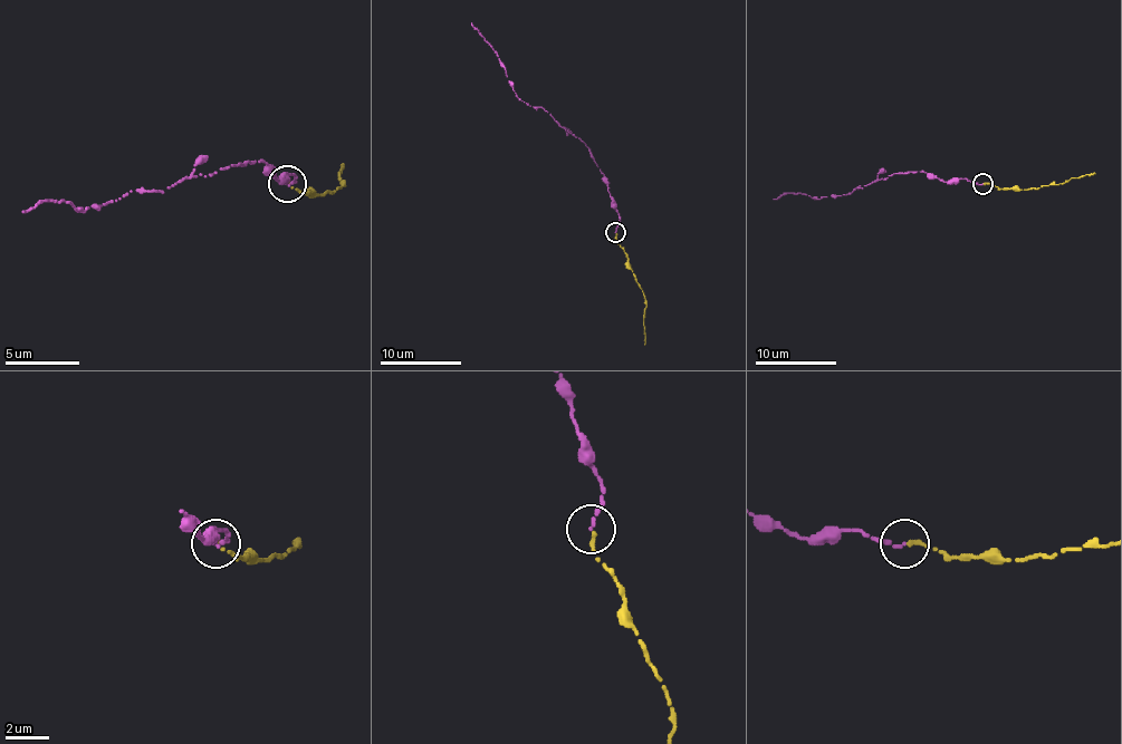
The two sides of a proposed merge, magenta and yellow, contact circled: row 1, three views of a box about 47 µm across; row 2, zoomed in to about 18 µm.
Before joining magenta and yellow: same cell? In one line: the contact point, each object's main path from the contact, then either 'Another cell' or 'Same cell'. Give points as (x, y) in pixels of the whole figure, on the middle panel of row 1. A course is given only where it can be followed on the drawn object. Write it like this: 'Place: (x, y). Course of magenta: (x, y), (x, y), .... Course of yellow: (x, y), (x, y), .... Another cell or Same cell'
Place: (615, 232). Course of magenta: (615, 232), (620, 213), (590, 148), (540, 106), (530, 106), (516, 96), (496, 51), (472, 23). Course of yellow: (615, 233), (615, 242), (623, 250), (645, 300), (644, 345). Same cell

